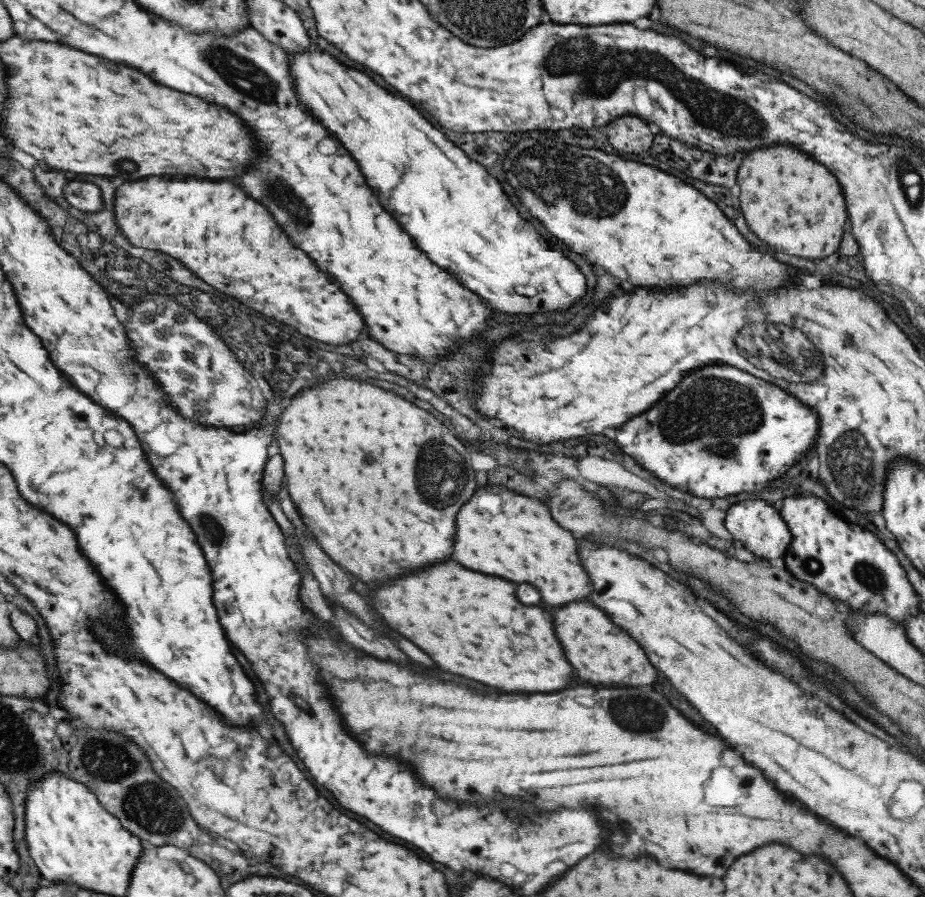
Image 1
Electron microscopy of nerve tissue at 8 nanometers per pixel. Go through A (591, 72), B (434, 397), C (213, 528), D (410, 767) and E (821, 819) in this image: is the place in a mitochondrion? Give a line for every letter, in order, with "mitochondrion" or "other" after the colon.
A: mitochondrion
B: other
C: mitochondrion
D: other
E: other

